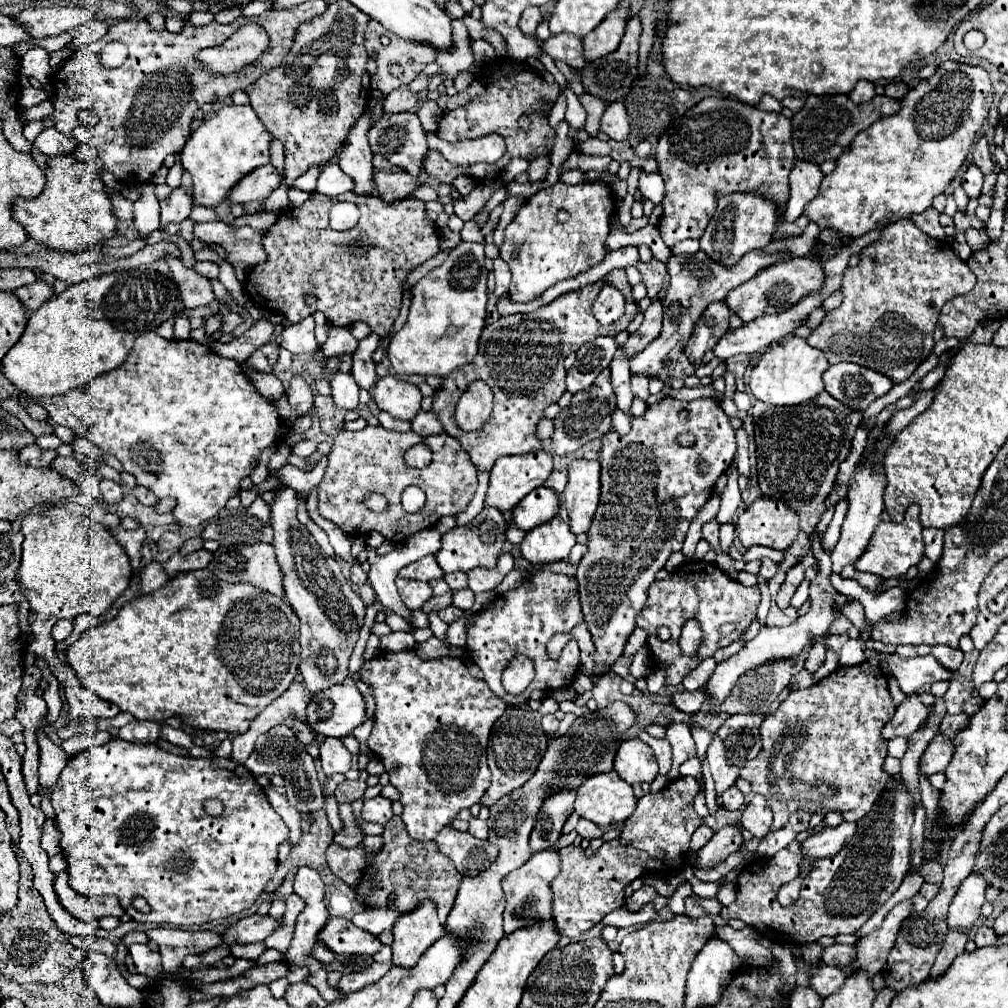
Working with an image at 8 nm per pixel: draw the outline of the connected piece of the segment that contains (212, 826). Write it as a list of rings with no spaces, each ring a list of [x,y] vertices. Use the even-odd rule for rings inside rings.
[[[110,739],[104,745],[86,749],[76,753],[68,765],[62,769],[52,795],[50,795],[50,803],[56,811],[56,827],[62,831],[62,839],[60,839],[60,847],[62,847],[62,855],[68,863],[68,885],[86,897],[100,897],[100,895],[116,895],[120,899],[120,905],[124,907],[124,911],[138,923],[156,923],[156,925],[174,925],[174,927],[194,927],[194,925],[204,925],[204,923],[212,923],[216,919],[226,919],[230,915],[236,915],[244,909],[250,909],[256,899],[262,895],[266,883],[272,879],[274,871],[276,871],[276,863],[278,863],[278,845],[288,837],[288,827],[286,823],[280,819],[280,815],[272,809],[272,805],[266,799],[264,789],[260,789],[260,785],[256,783],[254,775],[240,763],[232,761],[232,759],[194,759],[194,757],[180,757],[180,755],[172,755],[168,751],[162,751],[158,745],[136,745],[136,743],[128,743],[122,739]],[[204,799],[220,799],[224,803],[224,813],[220,817],[210,817],[202,803]],[[134,897],[144,897],[150,905],[150,913],[140,913],[132,907],[132,899]]]

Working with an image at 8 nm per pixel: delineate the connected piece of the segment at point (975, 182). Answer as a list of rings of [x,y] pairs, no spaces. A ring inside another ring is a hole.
[[[968,165],[968,169],[962,175],[962,187],[964,187],[964,191],[966,191],[966,195],[970,199],[980,197],[980,193],[982,193],[982,179],[984,179],[984,173],[976,165]]]

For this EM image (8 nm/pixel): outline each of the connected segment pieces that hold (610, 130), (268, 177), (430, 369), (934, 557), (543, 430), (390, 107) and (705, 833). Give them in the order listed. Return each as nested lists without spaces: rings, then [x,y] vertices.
[[[618,101],[618,103],[608,105],[608,109],[604,111],[604,115],[600,119],[600,131],[606,133],[614,141],[624,141],[628,137],[630,125],[628,125],[624,103]]]
[[[272,165],[266,167],[258,167],[254,169],[254,173],[248,173],[246,177],[242,177],[242,181],[238,181],[238,185],[234,185],[234,189],[230,191],[230,197],[226,197],[230,203],[252,203],[252,201],[264,201],[278,185],[280,185],[282,177],[276,173],[276,169]]]
[[[460,243],[440,267],[412,287],[408,319],[388,347],[388,359],[398,375],[446,377],[474,359],[486,319],[486,279],[484,245]]]
[[[924,529],[924,545],[926,545],[926,557],[936,563],[942,557],[942,537],[944,531],[940,529]]]
[[[544,419],[542,423],[538,423],[538,429],[536,429],[536,435],[540,437],[540,441],[546,441],[550,439],[554,433],[554,421],[552,419]]]
[[[408,85],[398,87],[396,91],[392,91],[386,101],[384,101],[384,113],[402,113],[402,111],[414,111],[416,103],[418,103],[418,93],[410,91]]]
[[[702,825],[702,827],[698,827],[696,831],[694,831],[694,835],[692,835],[692,843],[690,843],[690,853],[692,851],[700,851],[708,841],[710,841],[710,837],[714,835],[714,831],[710,829],[710,827],[706,827],[706,825]]]

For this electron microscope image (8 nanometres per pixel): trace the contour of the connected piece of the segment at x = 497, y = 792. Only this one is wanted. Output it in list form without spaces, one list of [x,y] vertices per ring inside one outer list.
[[[524,703],[524,705],[510,705],[504,711],[504,715],[494,723],[488,743],[488,767],[492,771],[492,783],[484,793],[480,805],[476,805],[476,809],[472,807],[474,815],[480,811],[480,807],[492,807],[498,799],[510,795],[514,789],[520,789],[534,775],[534,769],[538,769],[538,761],[542,761],[548,745],[540,719],[542,715],[538,711],[532,711]]]

